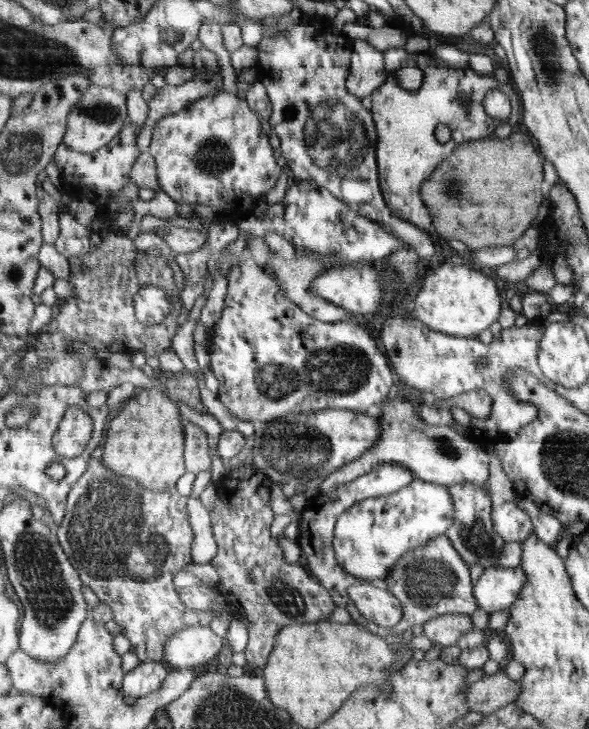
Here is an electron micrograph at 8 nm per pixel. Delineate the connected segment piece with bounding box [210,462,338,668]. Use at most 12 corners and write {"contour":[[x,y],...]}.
{"contour":[[254,462],[217,484],[212,560],[246,663],[268,664],[283,627],[338,606],[271,534]]}

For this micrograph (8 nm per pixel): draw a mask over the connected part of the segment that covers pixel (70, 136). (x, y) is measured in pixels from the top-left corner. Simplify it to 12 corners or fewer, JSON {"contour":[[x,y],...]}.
{"contour":[[91,85],[69,115],[63,142],[100,151],[121,135],[127,96]]}

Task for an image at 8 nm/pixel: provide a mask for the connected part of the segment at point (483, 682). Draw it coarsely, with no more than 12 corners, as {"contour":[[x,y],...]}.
{"contour":[[500,669],[469,686],[468,708],[495,713],[516,703],[520,682]]}

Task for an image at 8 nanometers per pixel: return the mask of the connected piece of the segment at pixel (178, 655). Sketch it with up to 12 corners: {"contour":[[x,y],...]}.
{"contour":[[209,625],[169,637],[170,669],[201,671],[216,662],[226,638]]}

